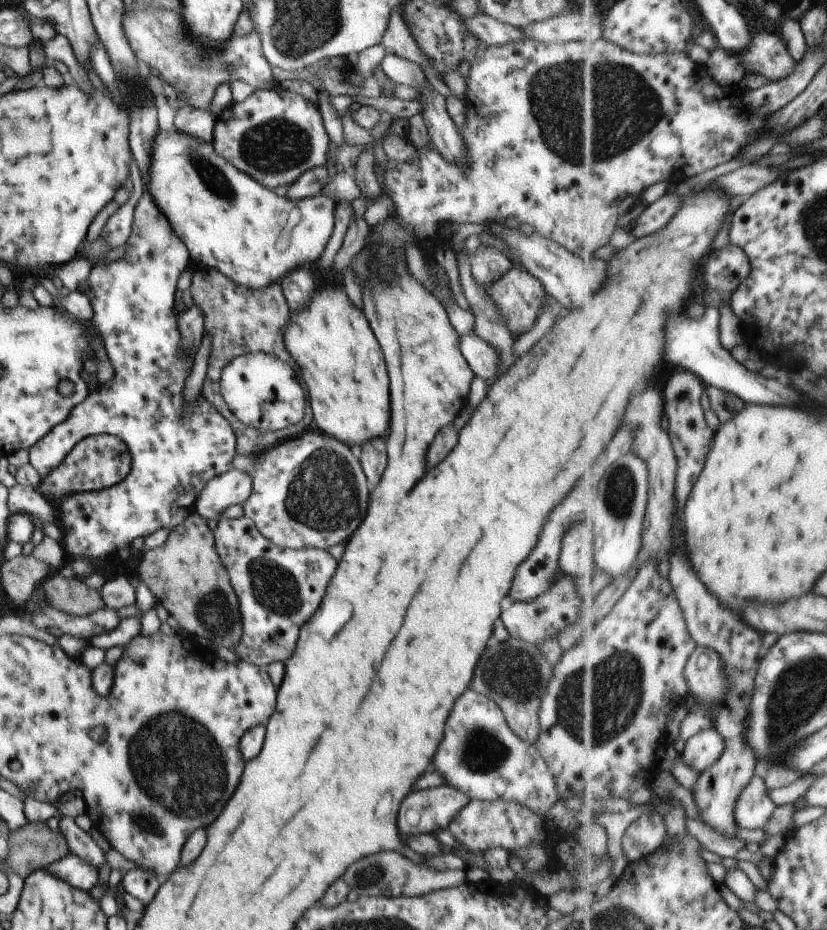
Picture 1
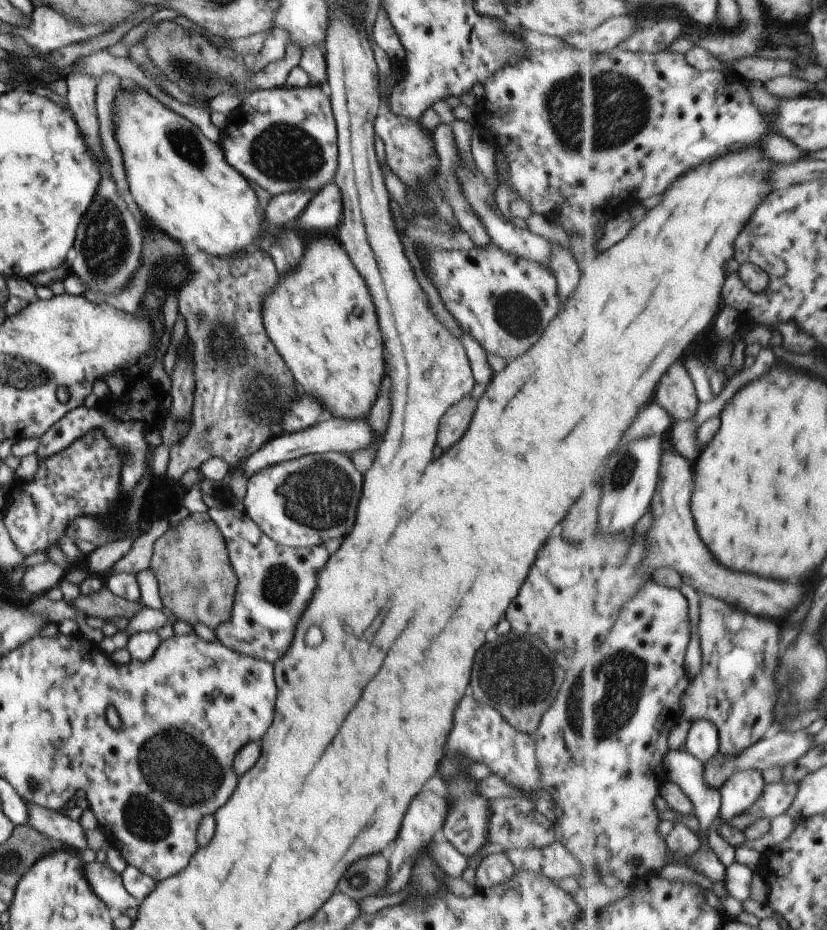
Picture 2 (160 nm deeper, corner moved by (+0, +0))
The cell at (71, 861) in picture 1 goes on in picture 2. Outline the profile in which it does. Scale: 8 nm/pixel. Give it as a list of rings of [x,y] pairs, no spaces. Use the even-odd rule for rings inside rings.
[[[94,861],[84,864],[84,875],[90,884],[91,890],[107,904],[112,913],[124,914],[127,908],[137,908],[139,905],[123,888],[120,874],[113,871],[105,861]]]

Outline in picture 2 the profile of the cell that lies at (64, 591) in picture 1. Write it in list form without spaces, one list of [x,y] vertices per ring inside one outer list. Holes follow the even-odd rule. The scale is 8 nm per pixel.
[[[101,587],[95,594],[81,595],[73,602],[75,607],[84,618],[94,616],[107,621],[115,616],[134,617],[142,610],[142,602],[140,600],[129,602],[123,597],[113,594],[107,587]]]

